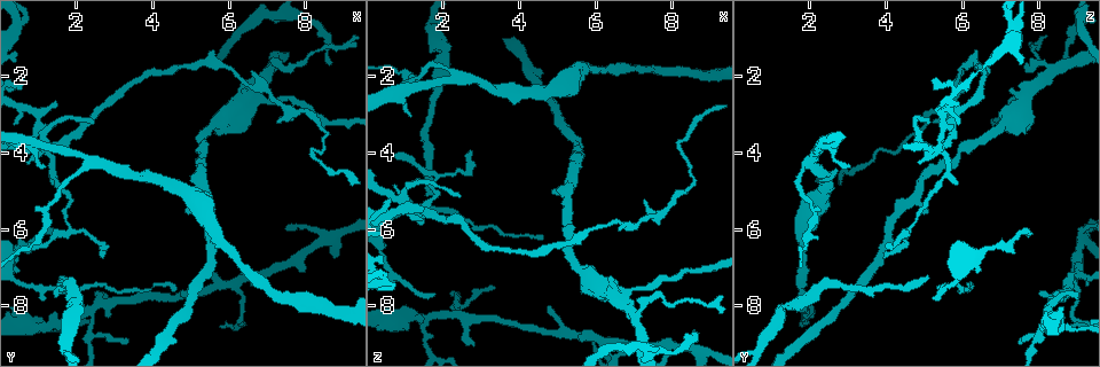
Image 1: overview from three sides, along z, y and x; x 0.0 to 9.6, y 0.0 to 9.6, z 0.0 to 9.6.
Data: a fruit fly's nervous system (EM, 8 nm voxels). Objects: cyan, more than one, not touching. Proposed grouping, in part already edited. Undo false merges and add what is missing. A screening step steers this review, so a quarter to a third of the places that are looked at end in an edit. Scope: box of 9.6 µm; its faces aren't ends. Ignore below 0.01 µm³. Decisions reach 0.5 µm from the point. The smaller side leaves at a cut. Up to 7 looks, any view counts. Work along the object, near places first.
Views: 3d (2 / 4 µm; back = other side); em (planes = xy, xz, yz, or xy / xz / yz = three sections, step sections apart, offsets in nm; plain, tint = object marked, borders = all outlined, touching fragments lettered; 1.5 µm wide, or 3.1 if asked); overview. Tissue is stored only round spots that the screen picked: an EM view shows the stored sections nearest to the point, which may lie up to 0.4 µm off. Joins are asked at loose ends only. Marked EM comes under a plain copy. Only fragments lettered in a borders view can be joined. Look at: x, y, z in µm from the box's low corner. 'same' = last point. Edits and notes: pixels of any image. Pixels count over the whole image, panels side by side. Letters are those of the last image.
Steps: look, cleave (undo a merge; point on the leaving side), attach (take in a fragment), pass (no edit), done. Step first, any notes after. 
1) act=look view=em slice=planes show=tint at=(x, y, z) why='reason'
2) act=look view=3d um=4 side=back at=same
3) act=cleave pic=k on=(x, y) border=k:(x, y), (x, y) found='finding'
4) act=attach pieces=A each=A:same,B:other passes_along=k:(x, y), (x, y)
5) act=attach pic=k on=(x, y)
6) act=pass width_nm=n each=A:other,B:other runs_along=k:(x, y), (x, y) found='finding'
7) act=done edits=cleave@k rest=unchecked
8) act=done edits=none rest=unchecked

act=look view=3d um=2 at=(5.65, 6.15, 1.80)

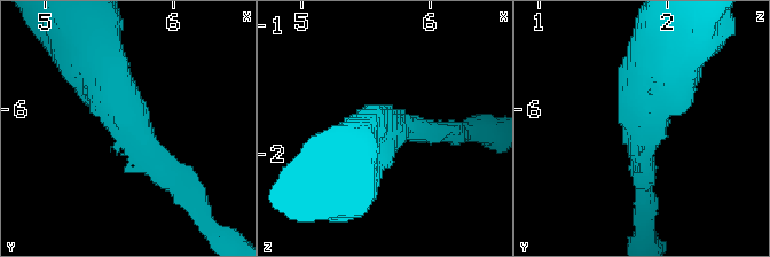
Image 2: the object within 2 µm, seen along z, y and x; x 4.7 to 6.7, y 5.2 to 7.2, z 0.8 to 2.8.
act=look view=em slice=planes show=borders at=(5.68, 6.16, 1.80) arm_widths_nm=190,500 why='shape alone is not enough'

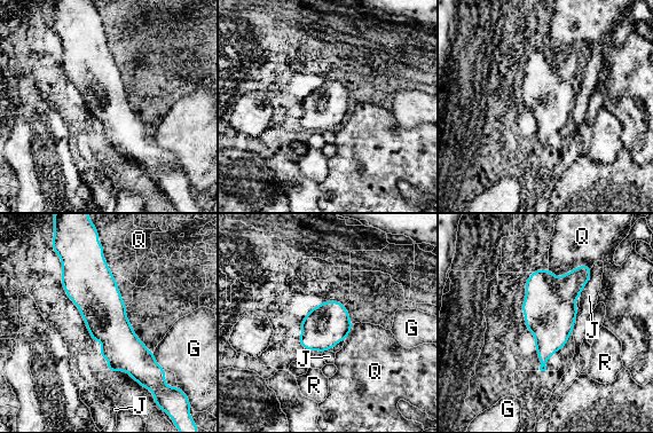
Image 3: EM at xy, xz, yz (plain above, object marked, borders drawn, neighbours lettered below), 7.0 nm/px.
act=pass width_nm=300 each=G:other,J:other,Q:other,R:other border=3:(590, 267), (557, 277), (549, 269) found='one cell here'

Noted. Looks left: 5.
act=look view=em slice=planes show=tint at=(0.80, 6.45, 1.80) why='thick turns thin'

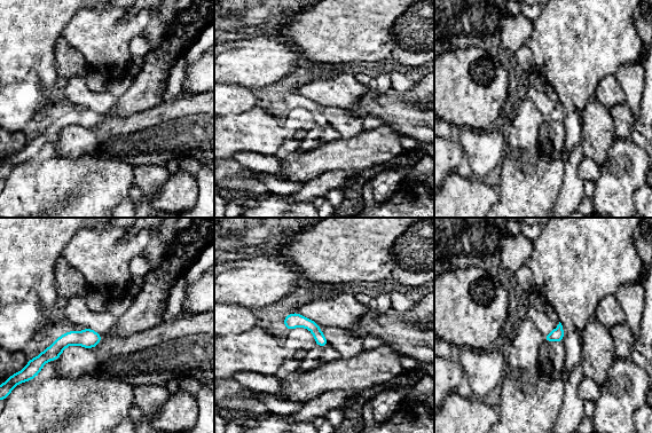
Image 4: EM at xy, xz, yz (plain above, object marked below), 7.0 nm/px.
act=look view=em slice=planes show=borders at=same

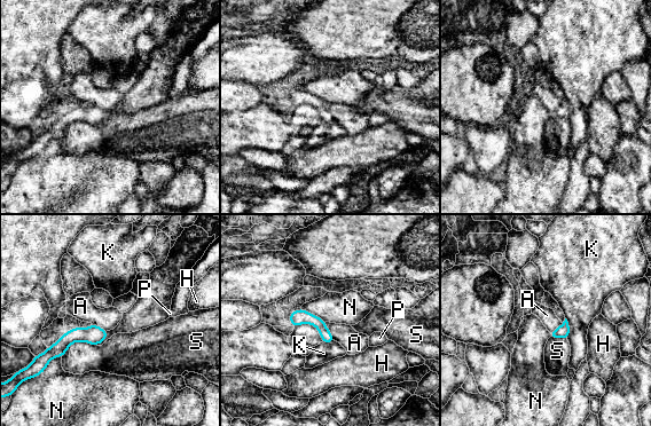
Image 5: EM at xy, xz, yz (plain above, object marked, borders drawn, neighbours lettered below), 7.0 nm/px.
act=pass each=A:other,H:other,K:other,N:other,P:other,S:other border=5:(324, 322), (335, 340) found='continuous, no second cell'

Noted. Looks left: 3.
act=look view=3d um=4 at=(4.90, 5.55, 5.00) why='an open end'

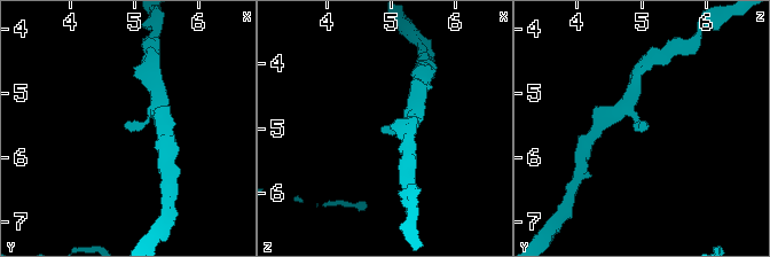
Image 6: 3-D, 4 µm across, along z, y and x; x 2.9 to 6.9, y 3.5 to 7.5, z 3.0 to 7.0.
act=look view=em slice=xy step=4 show=tint at=(4.90, 5.55, 4.95) why='need the tissue'

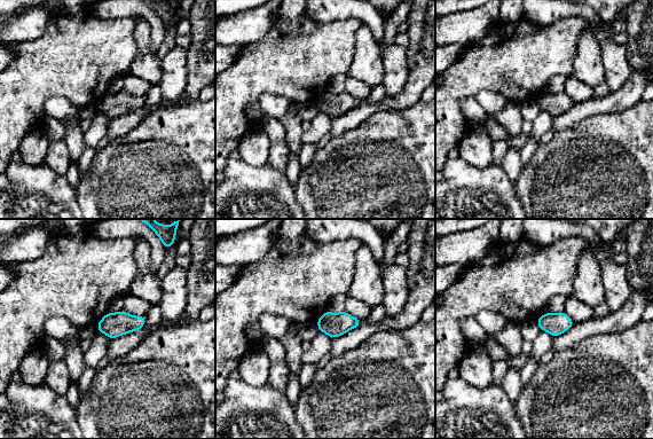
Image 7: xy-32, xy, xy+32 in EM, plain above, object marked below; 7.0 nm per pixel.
act=look view=em slice=xz step=8 show=borders at=same why='another direction'

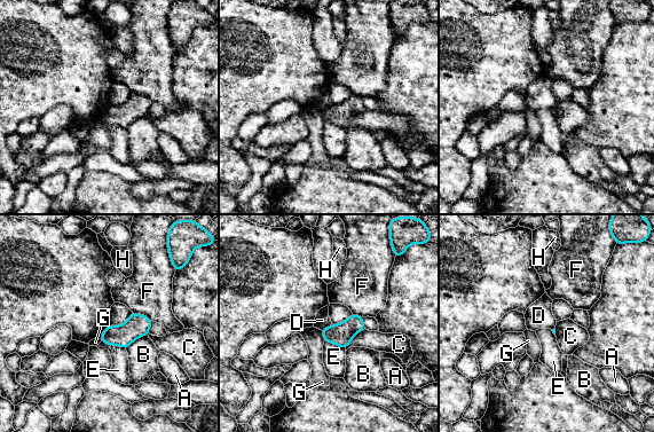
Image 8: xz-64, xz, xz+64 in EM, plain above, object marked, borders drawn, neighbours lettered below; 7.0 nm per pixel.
act=pass each=A:other,B:other,C:other,D:other,E:other,F:other,G:other,H:other border=8:(332, 324), (321, 330) found='no lettered fragment goes on from it'

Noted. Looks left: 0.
act=done edits=none rest=unchecked

